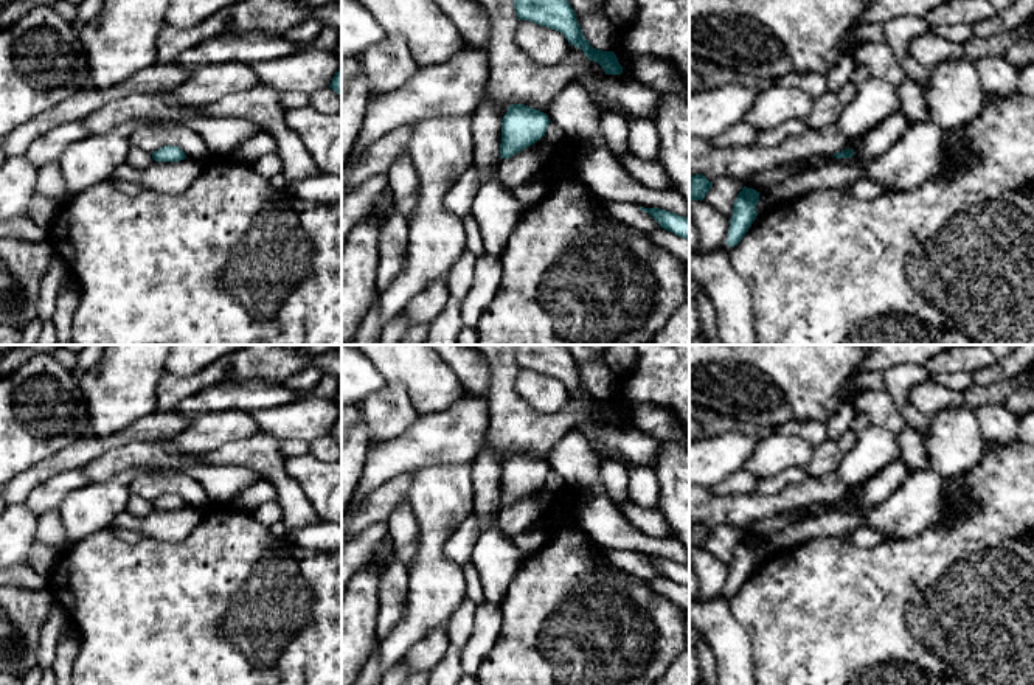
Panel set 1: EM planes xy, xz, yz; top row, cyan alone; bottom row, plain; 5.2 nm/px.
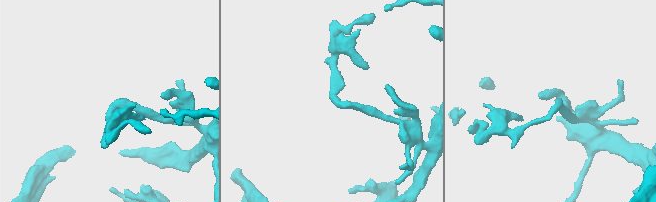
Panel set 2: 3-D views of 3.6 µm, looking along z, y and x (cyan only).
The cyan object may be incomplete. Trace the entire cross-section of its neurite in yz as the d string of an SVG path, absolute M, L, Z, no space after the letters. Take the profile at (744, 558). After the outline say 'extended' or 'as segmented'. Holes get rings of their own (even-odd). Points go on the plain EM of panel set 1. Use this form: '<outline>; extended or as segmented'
M744 534L737 542L733 553L733 564L730 567L728 595L734 595L745 584L753 569L756 567L756 553L759 550L759 541L753 536Z; as segmented

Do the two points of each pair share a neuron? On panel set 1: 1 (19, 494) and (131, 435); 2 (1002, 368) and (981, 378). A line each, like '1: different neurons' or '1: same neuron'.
1: same neuron
2: same neuron

